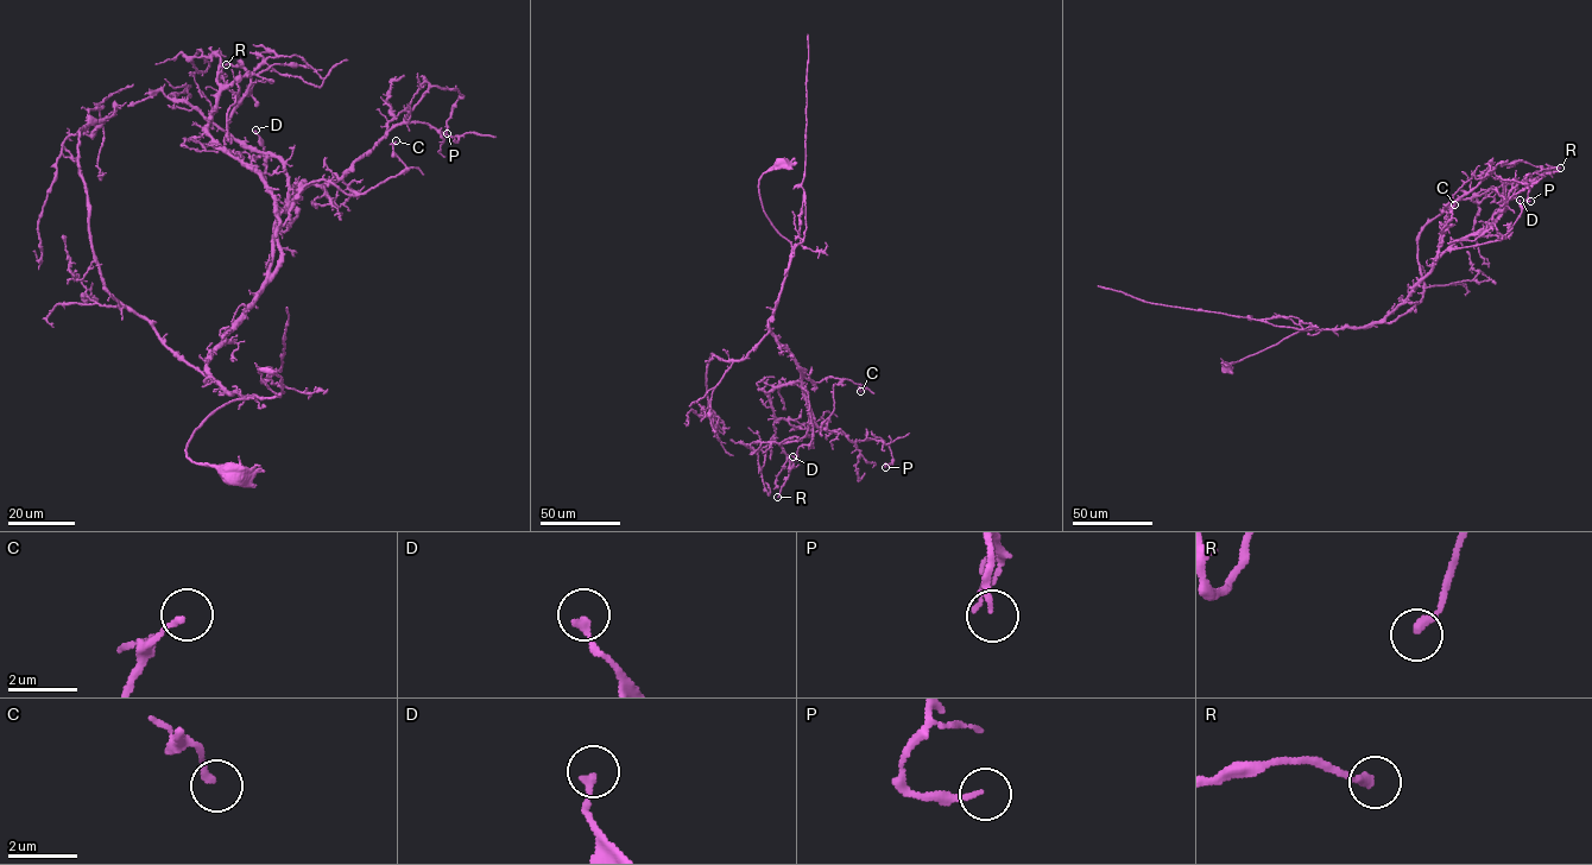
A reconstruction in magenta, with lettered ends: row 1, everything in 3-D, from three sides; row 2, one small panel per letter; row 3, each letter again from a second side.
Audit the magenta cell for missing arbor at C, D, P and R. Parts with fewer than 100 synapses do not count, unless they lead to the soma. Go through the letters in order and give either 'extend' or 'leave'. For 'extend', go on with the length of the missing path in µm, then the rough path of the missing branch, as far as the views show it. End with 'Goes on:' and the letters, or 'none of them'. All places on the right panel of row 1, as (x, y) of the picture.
C: leave
D: leave
P: leave
R: leave
Goes on: none of them

